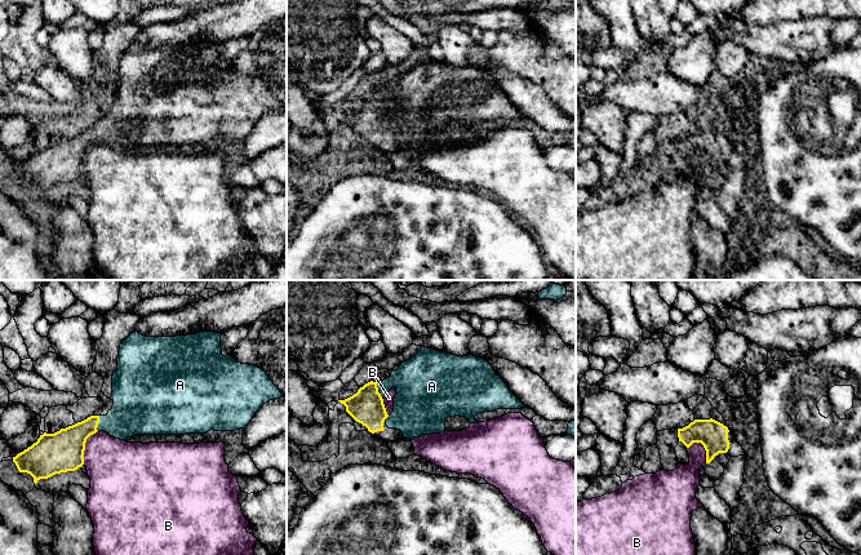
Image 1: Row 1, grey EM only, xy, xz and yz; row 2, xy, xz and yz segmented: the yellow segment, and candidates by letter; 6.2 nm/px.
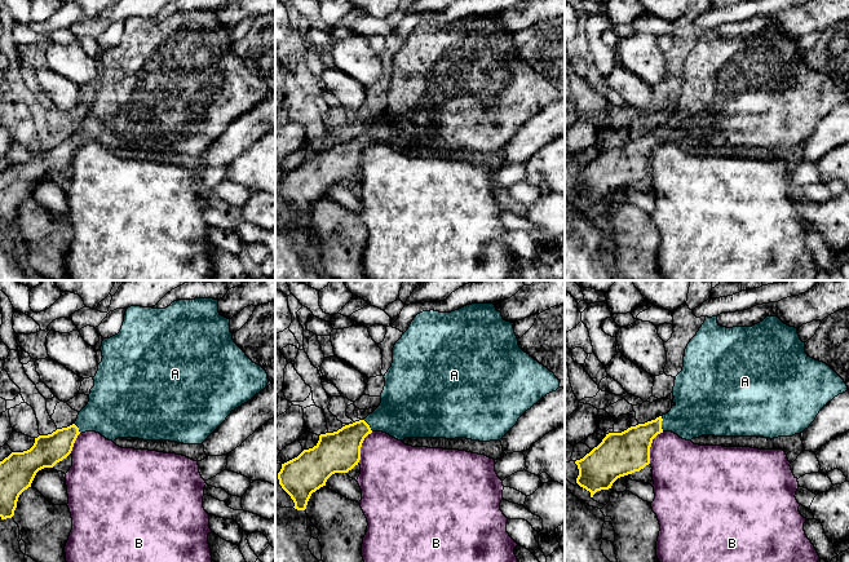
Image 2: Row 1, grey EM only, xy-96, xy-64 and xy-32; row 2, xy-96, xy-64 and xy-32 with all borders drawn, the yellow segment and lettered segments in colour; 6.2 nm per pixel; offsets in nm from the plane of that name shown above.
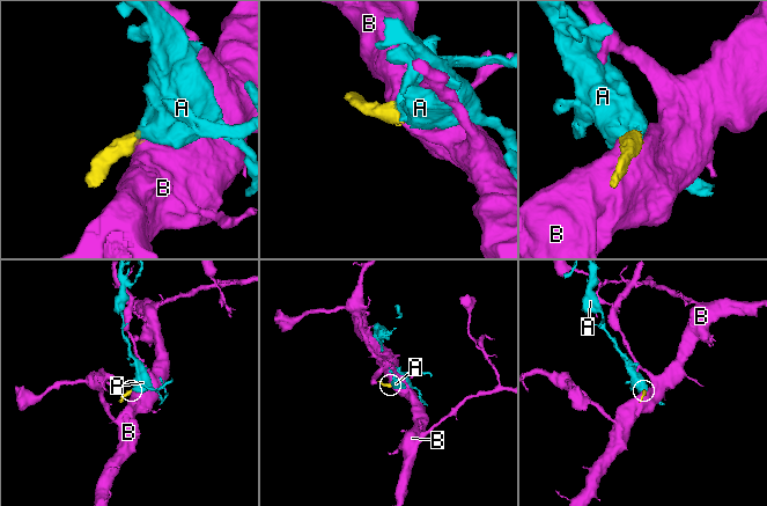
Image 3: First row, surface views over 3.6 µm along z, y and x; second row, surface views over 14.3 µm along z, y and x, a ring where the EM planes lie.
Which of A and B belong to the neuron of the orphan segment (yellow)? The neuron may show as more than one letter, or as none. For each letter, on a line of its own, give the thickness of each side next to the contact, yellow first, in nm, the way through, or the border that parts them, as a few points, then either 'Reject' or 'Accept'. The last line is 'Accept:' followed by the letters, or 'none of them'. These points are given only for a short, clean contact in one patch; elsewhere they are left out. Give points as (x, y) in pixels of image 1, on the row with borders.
A: Thickness 220 nm (yellow) against 280 nm. Path across: xy (66, 447), (84, 429), (97, 423), (119, 423), (134, 412). Accept
B: Thickness 260 nm (yellow) against 360 nm. Boundary: xy (97, 430), (87, 439), (83, 464). Reject
Accept: A

